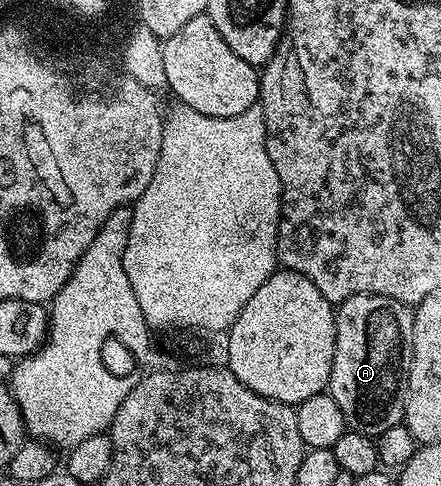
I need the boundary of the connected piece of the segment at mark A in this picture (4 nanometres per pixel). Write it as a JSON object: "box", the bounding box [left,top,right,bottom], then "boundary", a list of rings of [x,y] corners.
{"box":[328,293,413,439],"boundary":[[[363,293],[339,302],[336,309],[336,350],[332,360],[332,374],[328,389],[342,407],[345,426],[353,433],[364,433],[373,439],[389,427],[404,420],[404,387],[406,366],[412,361],[413,310],[389,297]]]}

